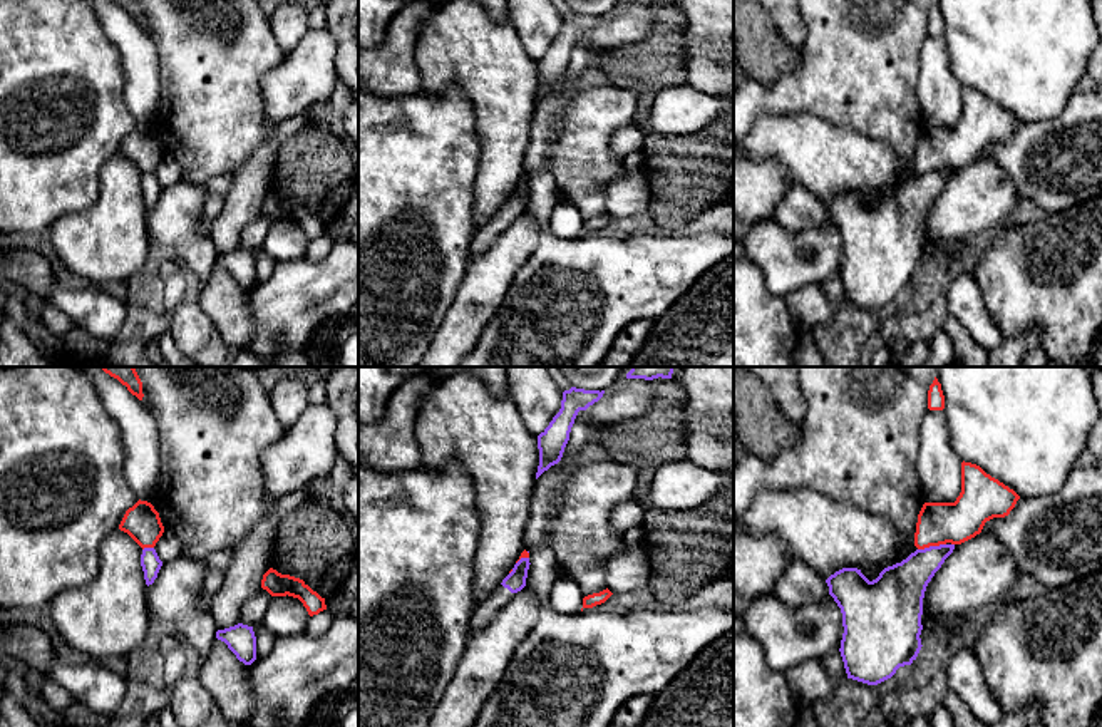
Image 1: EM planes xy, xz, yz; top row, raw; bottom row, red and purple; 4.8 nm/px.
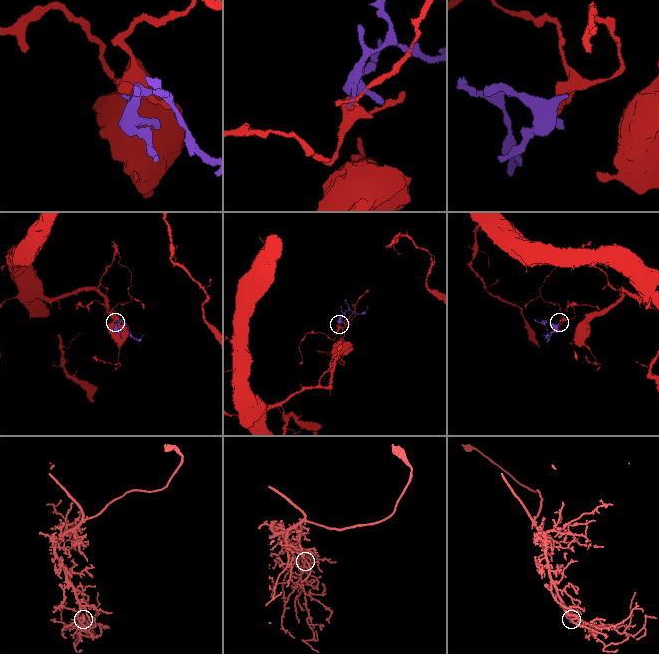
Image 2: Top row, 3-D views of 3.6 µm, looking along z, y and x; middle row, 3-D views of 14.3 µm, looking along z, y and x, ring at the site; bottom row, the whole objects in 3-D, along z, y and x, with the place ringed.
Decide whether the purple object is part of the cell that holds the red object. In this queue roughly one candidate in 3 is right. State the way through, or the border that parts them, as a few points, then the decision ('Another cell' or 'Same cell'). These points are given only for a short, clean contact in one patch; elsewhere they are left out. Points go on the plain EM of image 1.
Boundary: yz (945, 168), (918, 175). Another cell

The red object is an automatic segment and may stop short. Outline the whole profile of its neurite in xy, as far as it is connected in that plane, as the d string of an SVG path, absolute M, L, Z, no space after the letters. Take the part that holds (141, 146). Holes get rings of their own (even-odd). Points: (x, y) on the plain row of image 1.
M137 126L129 132L119 149L142 174L154 173L164 157L159 137L147 126Z

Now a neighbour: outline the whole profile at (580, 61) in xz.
M579 35L571 52L569 65L564 72L561 85L563 87L576 85L581 79L581 74L591 65L591 62L593 57L586 47L586 35Z

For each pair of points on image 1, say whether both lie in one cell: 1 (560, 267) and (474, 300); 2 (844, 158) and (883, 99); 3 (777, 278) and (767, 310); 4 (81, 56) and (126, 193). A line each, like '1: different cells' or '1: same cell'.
1: different cells
2: different cells
3: different cells
4: different cells

